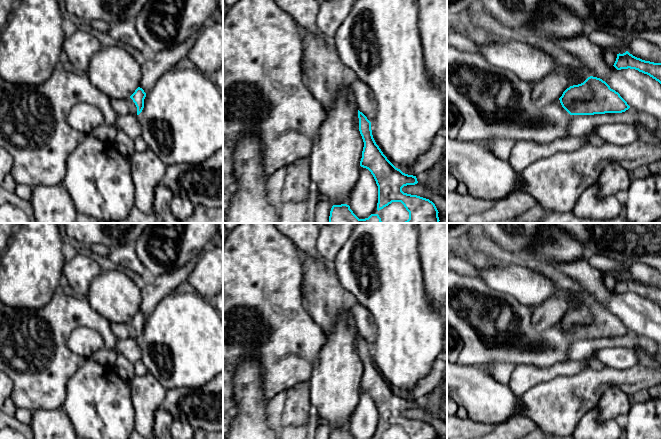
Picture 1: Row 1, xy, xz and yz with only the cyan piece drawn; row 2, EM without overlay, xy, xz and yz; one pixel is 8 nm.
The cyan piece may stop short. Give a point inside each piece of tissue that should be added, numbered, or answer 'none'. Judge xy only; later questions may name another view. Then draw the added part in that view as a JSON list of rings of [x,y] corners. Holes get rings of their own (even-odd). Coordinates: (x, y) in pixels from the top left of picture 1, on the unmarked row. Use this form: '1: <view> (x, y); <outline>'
1: xy (126, 330); [[[130,321],[126,323],[112,323],[111,329],[118,339],[137,339],[137,331]]]

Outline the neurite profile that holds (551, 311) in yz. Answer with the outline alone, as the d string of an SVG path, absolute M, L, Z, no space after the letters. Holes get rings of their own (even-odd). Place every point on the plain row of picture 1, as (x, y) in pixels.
M560 289L555 295L545 300L532 311L531 322L538 330L545 330L559 323L571 309L568 300L575 292L571 289Z

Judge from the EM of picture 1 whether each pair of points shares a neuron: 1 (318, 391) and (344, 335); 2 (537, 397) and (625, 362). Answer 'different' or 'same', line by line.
1: same
2: different

